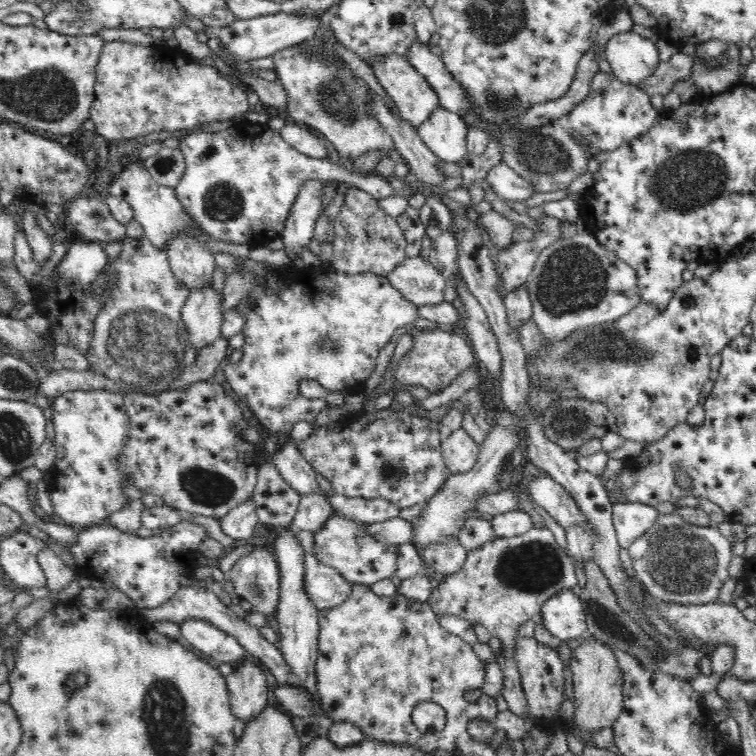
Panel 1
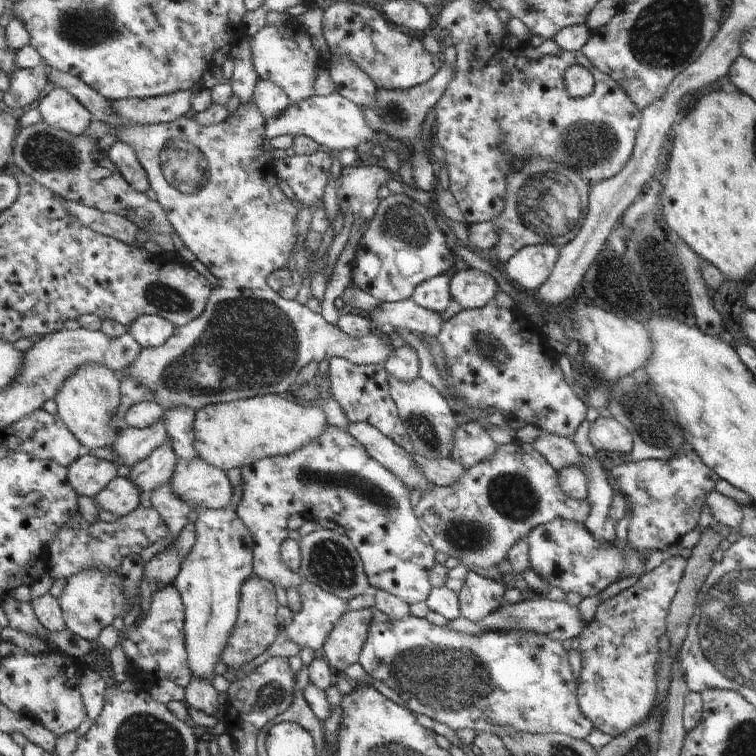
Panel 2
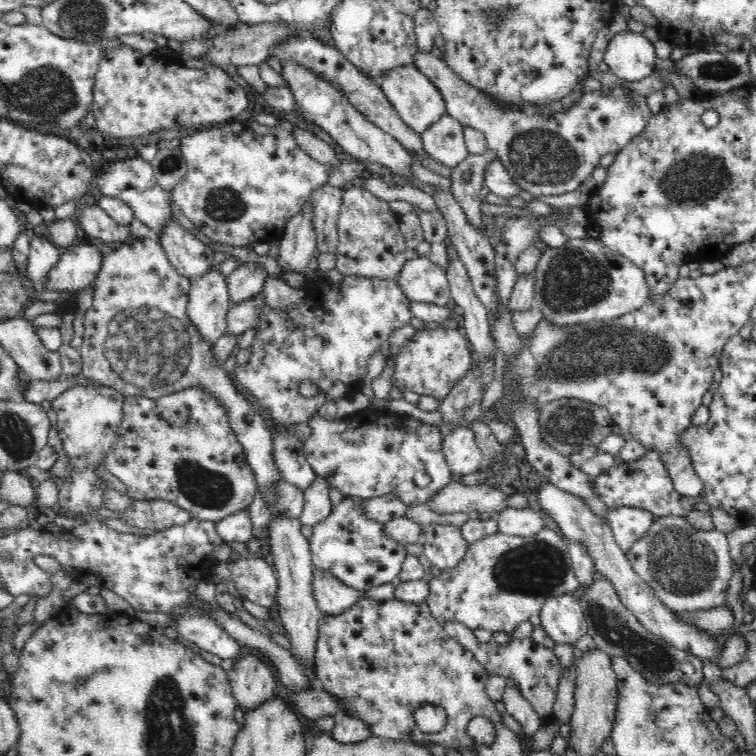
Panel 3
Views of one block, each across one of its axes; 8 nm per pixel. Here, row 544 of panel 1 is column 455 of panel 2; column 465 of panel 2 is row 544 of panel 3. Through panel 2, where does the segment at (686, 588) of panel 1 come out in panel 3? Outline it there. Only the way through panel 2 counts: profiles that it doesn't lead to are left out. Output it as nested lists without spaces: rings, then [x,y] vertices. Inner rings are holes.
[[[660,516],[644,538],[626,552],[634,572],[652,588],[654,596],[674,612],[696,612],[726,606],[732,570],[728,536],[718,530],[698,530],[684,516]]]

